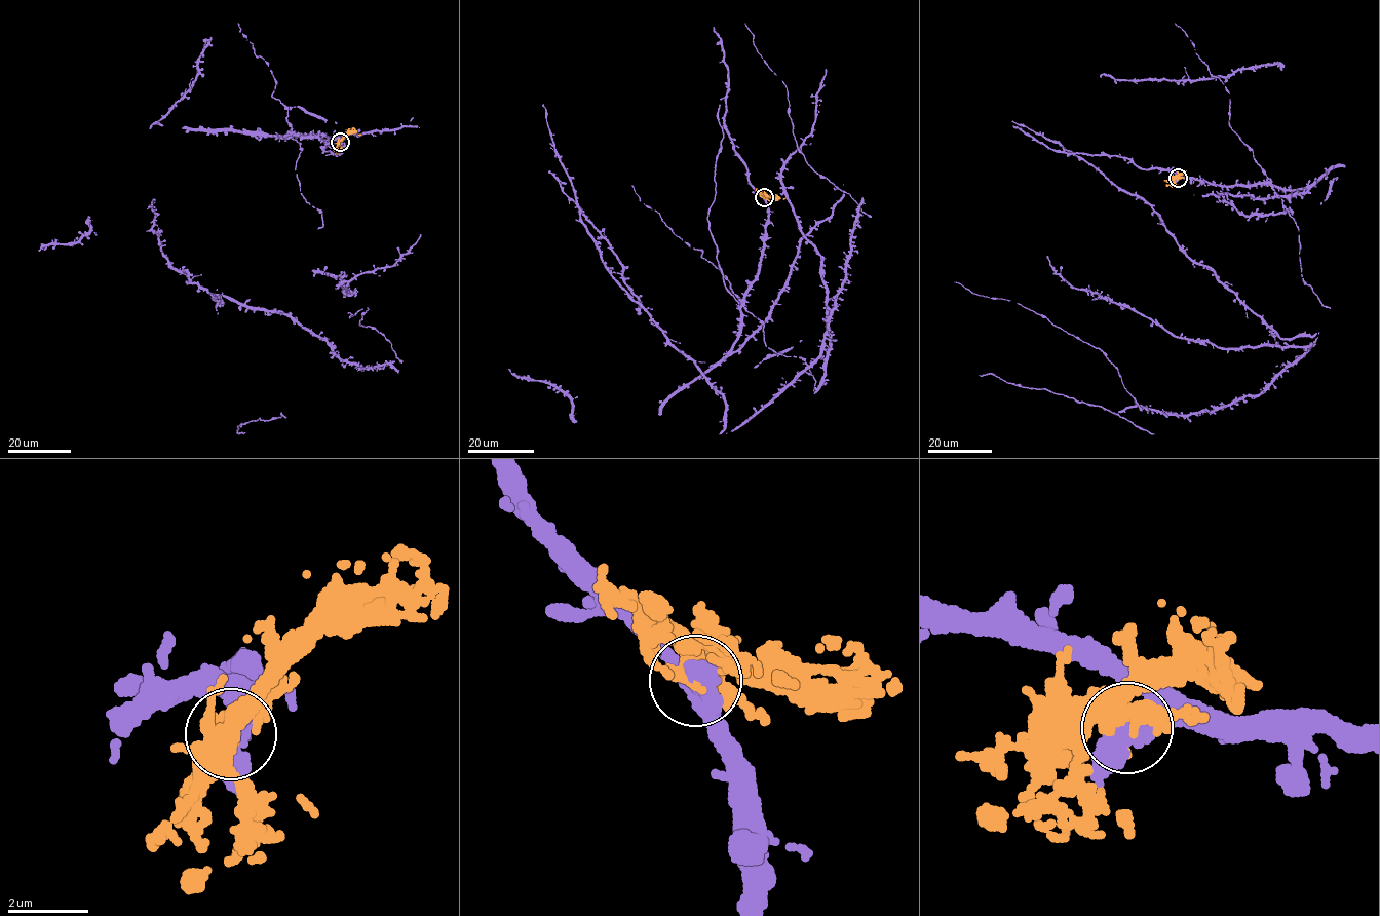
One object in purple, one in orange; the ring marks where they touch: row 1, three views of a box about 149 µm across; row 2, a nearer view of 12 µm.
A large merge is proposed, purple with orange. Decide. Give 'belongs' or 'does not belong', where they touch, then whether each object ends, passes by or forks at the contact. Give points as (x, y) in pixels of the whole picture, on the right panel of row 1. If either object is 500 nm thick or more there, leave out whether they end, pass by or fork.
does not belong; place (1178, 178); purple passes by; orange forks

